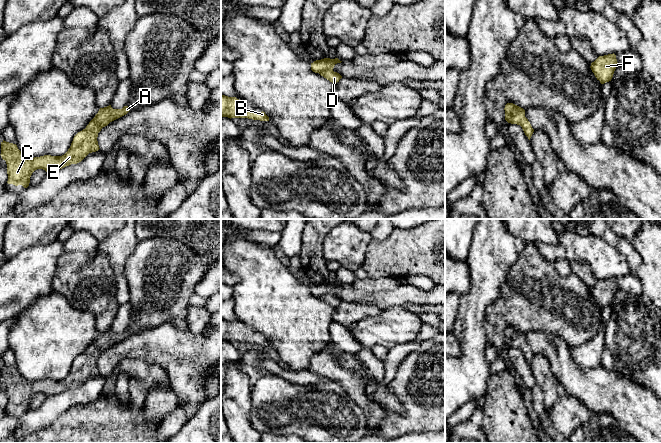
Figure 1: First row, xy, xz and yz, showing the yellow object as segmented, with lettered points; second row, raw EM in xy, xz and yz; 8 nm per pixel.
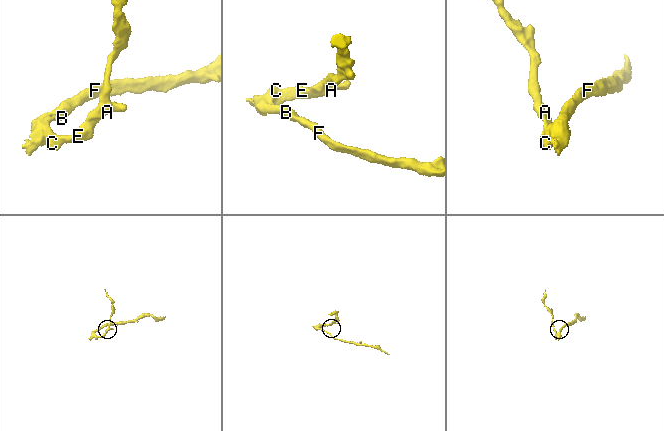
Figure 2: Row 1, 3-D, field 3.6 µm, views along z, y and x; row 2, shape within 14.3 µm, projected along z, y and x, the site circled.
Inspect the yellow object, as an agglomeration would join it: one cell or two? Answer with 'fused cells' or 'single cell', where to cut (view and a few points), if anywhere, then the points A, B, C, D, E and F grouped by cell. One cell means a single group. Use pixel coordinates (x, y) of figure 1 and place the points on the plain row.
single cell; no cut; A B C D E F

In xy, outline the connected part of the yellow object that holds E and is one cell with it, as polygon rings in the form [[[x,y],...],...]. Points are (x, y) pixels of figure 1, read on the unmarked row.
[[[111,329],[100,332],[86,352],[74,360],[70,372],[62,380],[44,379],[31,382],[24,379],[16,368],[3,364],[0,379],[7,388],[7,407],[27,412],[32,397],[37,393],[49,396],[81,386],[89,377],[100,373],[97,361],[101,353],[129,335],[128,330],[124,330],[122,333],[113,333]]]

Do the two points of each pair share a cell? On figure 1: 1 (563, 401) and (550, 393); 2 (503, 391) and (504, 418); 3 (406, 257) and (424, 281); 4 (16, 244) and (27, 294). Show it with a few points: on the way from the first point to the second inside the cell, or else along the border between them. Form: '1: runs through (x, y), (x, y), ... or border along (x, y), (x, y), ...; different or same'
1: border along (557, 381), (557, 399), (548, 412); different
2: runs through (503, 398), (504, 411); same
3: border along (401, 277), (426, 275), (434, 283); different
4: border along (40, 244), (28, 246), (10, 259); different

